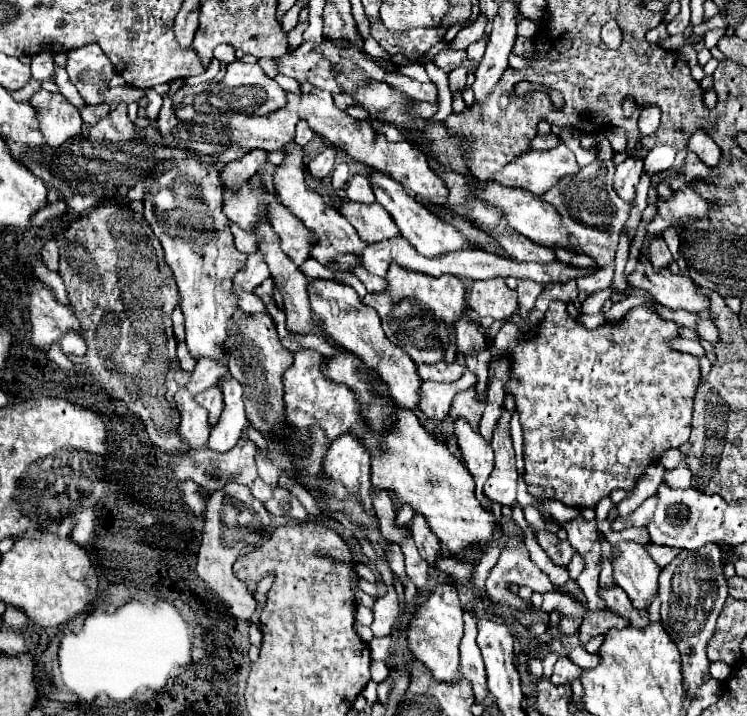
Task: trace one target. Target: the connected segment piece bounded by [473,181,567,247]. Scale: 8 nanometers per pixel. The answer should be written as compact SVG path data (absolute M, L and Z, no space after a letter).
M487 181L487 189L483 189L483 191L473 187L473 197L483 199L493 207L503 209L507 223L515 231L519 231L521 235L529 237L531 241L535 241L539 245L545 245L545 247L549 247L553 243L559 243L559 247L565 247L567 233L565 233L565 229L561 225L561 217L557 215L557 209L553 209L553 205L549 205L549 203L539 201L537 197L533 197L533 193L527 193L525 189L509 189L509 187L503 187L503 185Z

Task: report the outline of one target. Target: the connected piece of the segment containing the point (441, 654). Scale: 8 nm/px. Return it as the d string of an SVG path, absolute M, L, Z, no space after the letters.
M449 583L437 585L415 609L413 619L407 627L407 647L411 655L421 661L437 681L461 679L457 669L459 661L459 643L463 633L463 607L457 597L457 589Z

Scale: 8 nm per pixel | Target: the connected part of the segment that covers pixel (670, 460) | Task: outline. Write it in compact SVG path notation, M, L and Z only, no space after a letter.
M669 449L661 459L659 459L659 465L663 465L665 469L673 469L677 467L677 463L683 459L683 455L679 453L679 449Z

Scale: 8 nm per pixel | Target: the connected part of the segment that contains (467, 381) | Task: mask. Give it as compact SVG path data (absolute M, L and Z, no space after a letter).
M465 371L465 375L455 383L435 383L435 381L423 381L419 387L419 409L435 419L441 421L449 413L449 405L453 401L453 395L459 391L465 391L477 383L477 377L471 371Z

